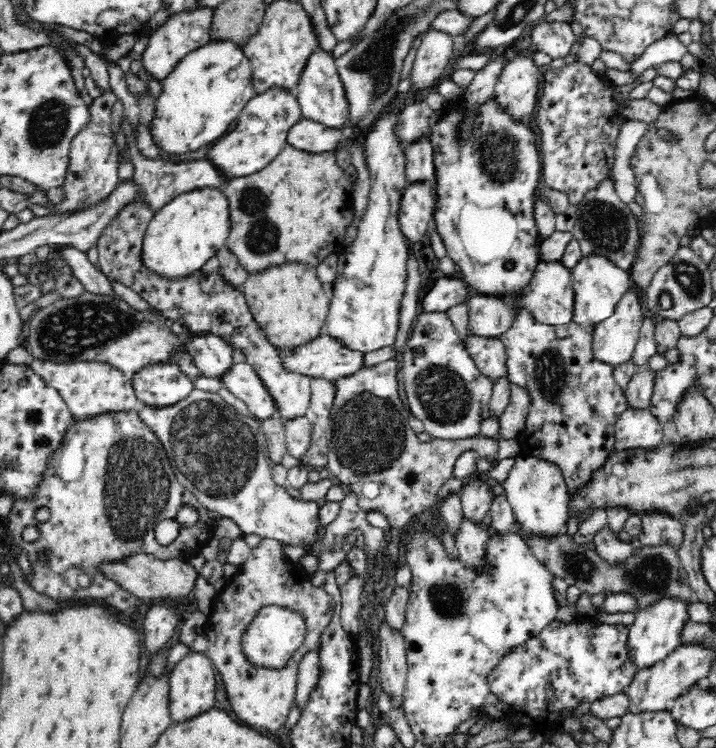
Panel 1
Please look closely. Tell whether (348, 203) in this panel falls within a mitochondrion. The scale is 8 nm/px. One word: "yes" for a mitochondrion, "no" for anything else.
no

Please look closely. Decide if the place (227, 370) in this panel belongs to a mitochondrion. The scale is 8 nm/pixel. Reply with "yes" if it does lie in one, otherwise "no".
no

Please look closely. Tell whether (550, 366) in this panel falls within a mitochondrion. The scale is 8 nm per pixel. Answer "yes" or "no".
yes

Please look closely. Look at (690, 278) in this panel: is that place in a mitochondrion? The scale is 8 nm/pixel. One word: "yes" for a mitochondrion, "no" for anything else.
yes

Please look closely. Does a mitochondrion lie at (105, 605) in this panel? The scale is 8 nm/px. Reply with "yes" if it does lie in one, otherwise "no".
no

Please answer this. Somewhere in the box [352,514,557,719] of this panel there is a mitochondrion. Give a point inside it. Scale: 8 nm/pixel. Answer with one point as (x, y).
(448, 598)

